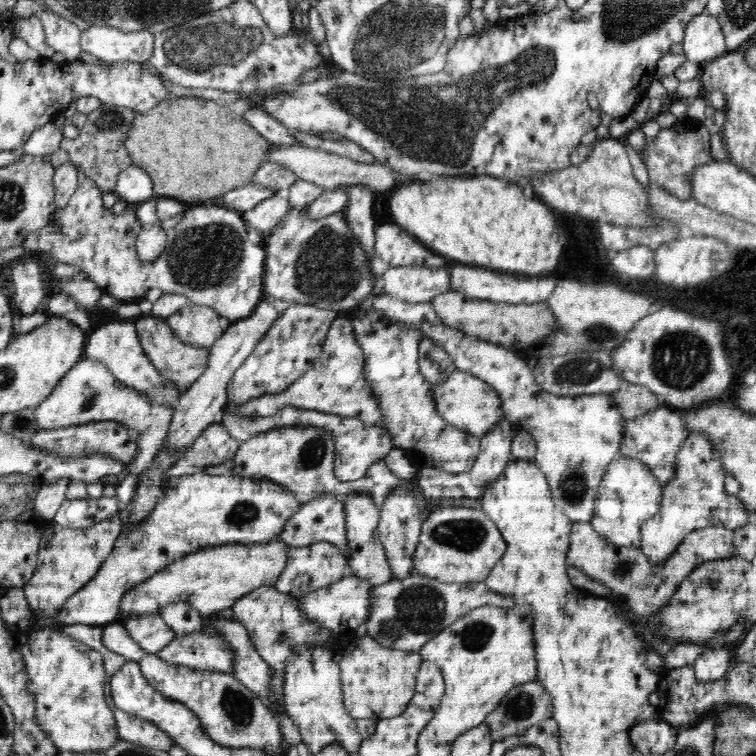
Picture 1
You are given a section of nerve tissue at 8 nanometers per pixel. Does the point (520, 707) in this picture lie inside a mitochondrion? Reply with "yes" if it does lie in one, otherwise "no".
yes

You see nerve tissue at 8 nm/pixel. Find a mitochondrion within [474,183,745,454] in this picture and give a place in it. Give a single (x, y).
(679, 360)

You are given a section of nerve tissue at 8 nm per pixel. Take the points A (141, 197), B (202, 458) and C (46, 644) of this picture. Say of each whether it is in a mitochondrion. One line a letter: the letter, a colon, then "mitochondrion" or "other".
A: other
B: other
C: other

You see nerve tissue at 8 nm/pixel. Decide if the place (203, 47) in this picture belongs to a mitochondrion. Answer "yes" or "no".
yes

